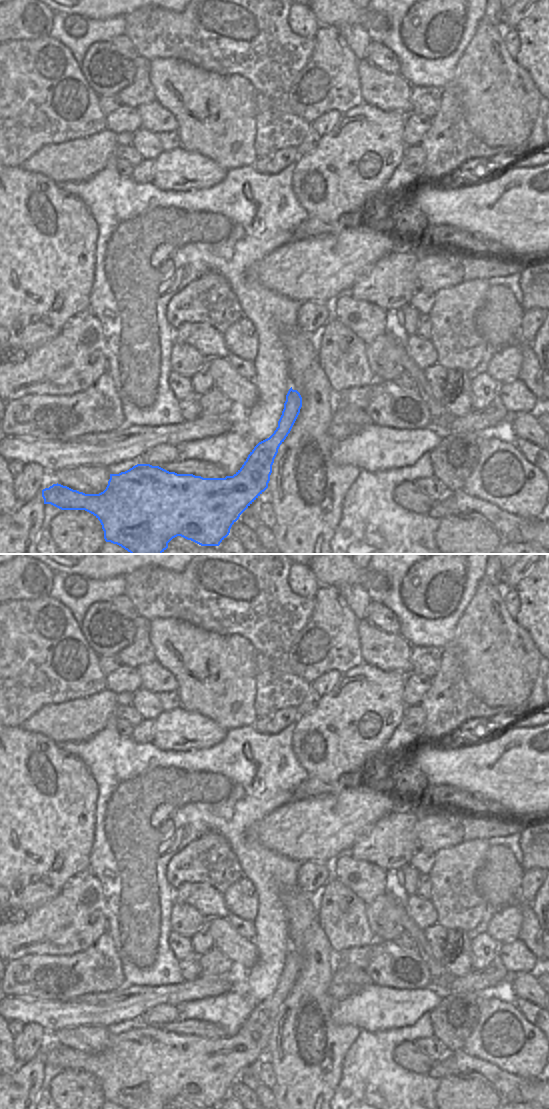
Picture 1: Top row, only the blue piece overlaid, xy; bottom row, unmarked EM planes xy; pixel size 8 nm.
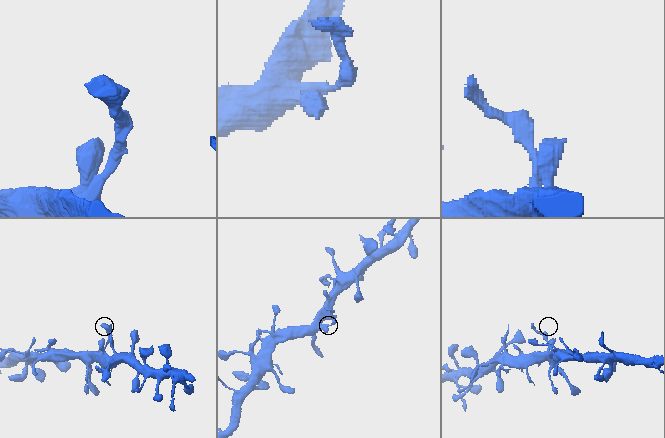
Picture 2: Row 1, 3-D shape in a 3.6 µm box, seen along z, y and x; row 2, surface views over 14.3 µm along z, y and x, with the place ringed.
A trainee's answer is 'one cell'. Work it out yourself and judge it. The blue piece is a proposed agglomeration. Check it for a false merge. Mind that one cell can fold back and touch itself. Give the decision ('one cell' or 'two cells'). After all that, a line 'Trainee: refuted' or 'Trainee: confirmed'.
one cell
Trainee: confirmed

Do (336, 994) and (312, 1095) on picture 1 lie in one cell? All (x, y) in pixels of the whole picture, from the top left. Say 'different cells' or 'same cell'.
different cells

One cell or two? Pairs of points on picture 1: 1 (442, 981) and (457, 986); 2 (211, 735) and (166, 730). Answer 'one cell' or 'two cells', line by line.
1: two cells
2: one cell

